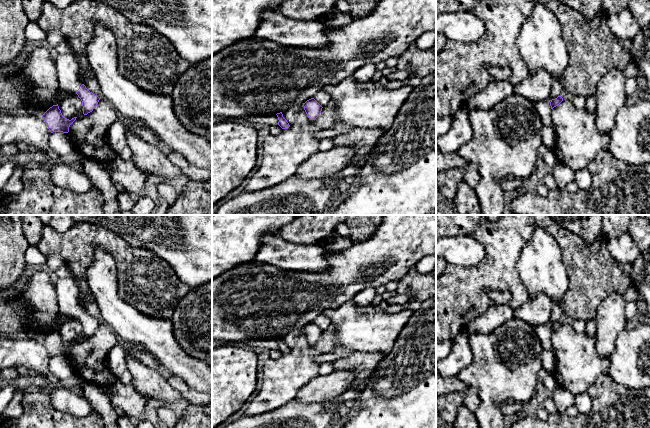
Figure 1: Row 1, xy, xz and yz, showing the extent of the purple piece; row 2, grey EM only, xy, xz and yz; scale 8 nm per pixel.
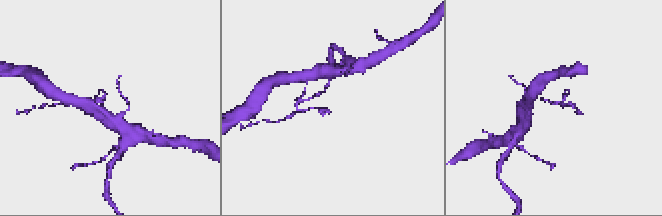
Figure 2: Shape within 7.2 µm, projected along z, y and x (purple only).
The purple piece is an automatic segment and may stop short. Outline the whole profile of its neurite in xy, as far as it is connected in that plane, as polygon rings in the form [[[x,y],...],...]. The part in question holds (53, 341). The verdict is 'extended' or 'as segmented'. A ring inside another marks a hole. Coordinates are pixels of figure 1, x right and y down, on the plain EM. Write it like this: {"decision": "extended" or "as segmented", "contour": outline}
{"decision": "as segmented", "contour": [[[58,328],[50,331],[43,339],[44,345],[47,347],[48,353],[51,357],[53,356],[63,356],[68,357],[70,349],[76,344],[77,341],[71,344],[65,342]]]}

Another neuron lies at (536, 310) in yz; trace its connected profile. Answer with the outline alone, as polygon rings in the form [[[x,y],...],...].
[[[545,294],[529,297],[514,310],[514,318],[536,326],[547,323],[551,316],[551,303],[550,298]]]

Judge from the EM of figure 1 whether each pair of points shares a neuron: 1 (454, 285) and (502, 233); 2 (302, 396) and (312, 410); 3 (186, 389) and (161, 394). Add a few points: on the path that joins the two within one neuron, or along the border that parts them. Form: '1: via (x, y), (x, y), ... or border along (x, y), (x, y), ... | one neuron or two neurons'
1: via (470, 282), (502, 249) | one neuron
2: border along (294, 399), (300, 401), (330, 401) | two neurons
3: border along (167, 380), (182, 397) | two neurons

